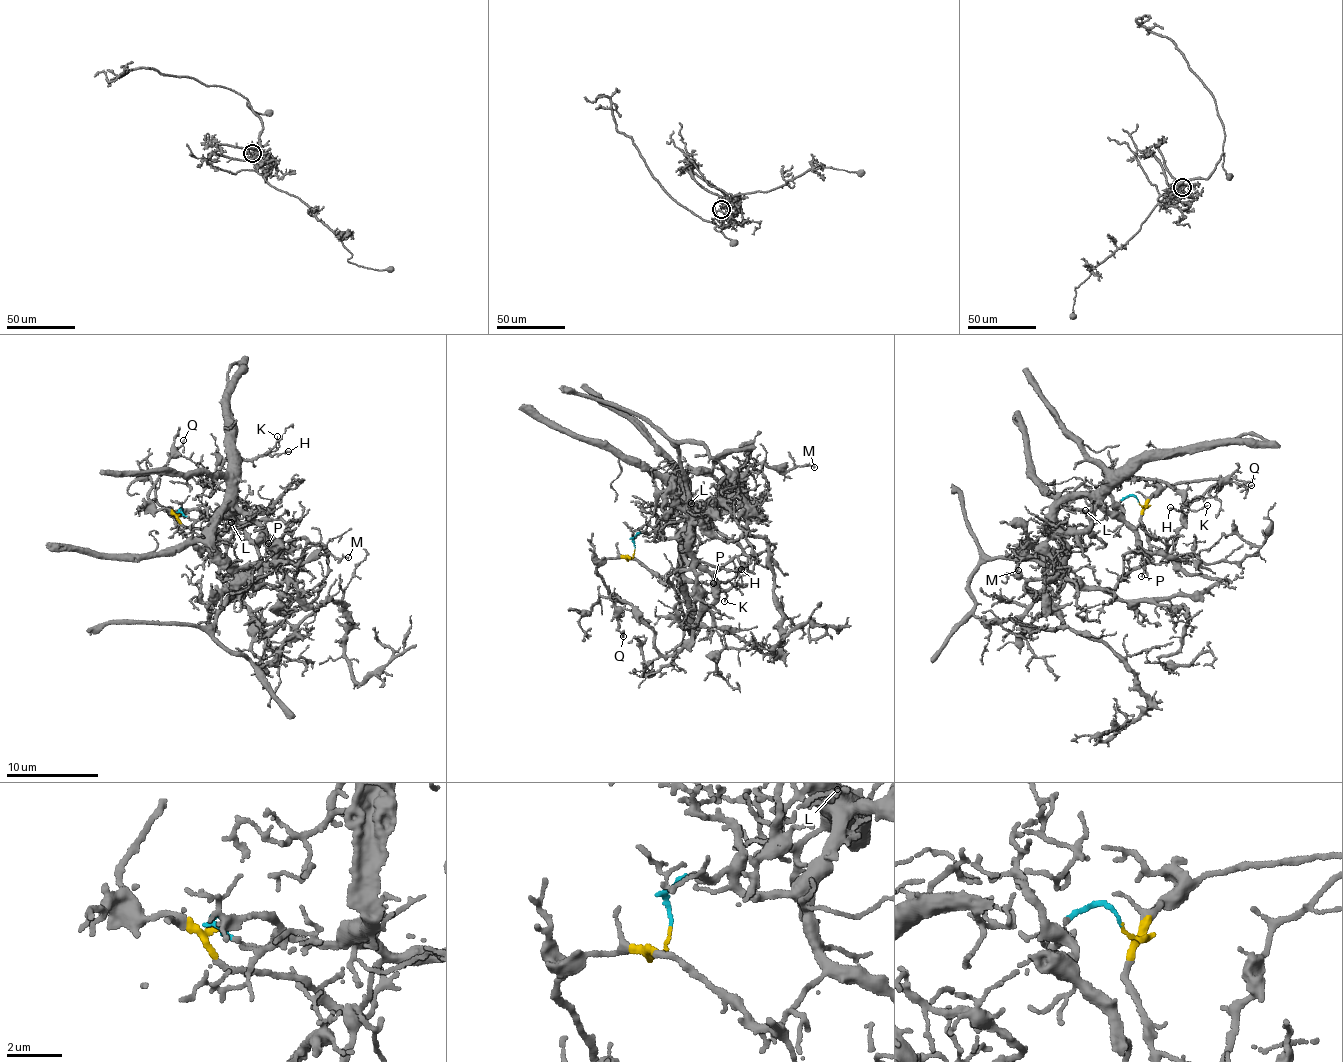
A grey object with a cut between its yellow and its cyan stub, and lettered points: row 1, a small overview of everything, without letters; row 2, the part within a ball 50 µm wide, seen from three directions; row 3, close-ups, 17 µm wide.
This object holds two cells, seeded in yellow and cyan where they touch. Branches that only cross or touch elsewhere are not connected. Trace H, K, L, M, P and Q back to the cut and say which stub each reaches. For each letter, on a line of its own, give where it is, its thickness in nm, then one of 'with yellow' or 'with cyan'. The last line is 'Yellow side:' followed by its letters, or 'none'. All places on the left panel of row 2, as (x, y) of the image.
H: (288, 451) | 110 nm | with cyan
K: (277, 436) | 110 nm | with cyan
L: (231, 522) | 100 nm | with cyan
M: (348, 557) | 150 nm | with cyan
P: (268, 543) | 120 nm | with cyan
Q: (183, 440) | 90 nm | with yellow
Yellow side: Q

